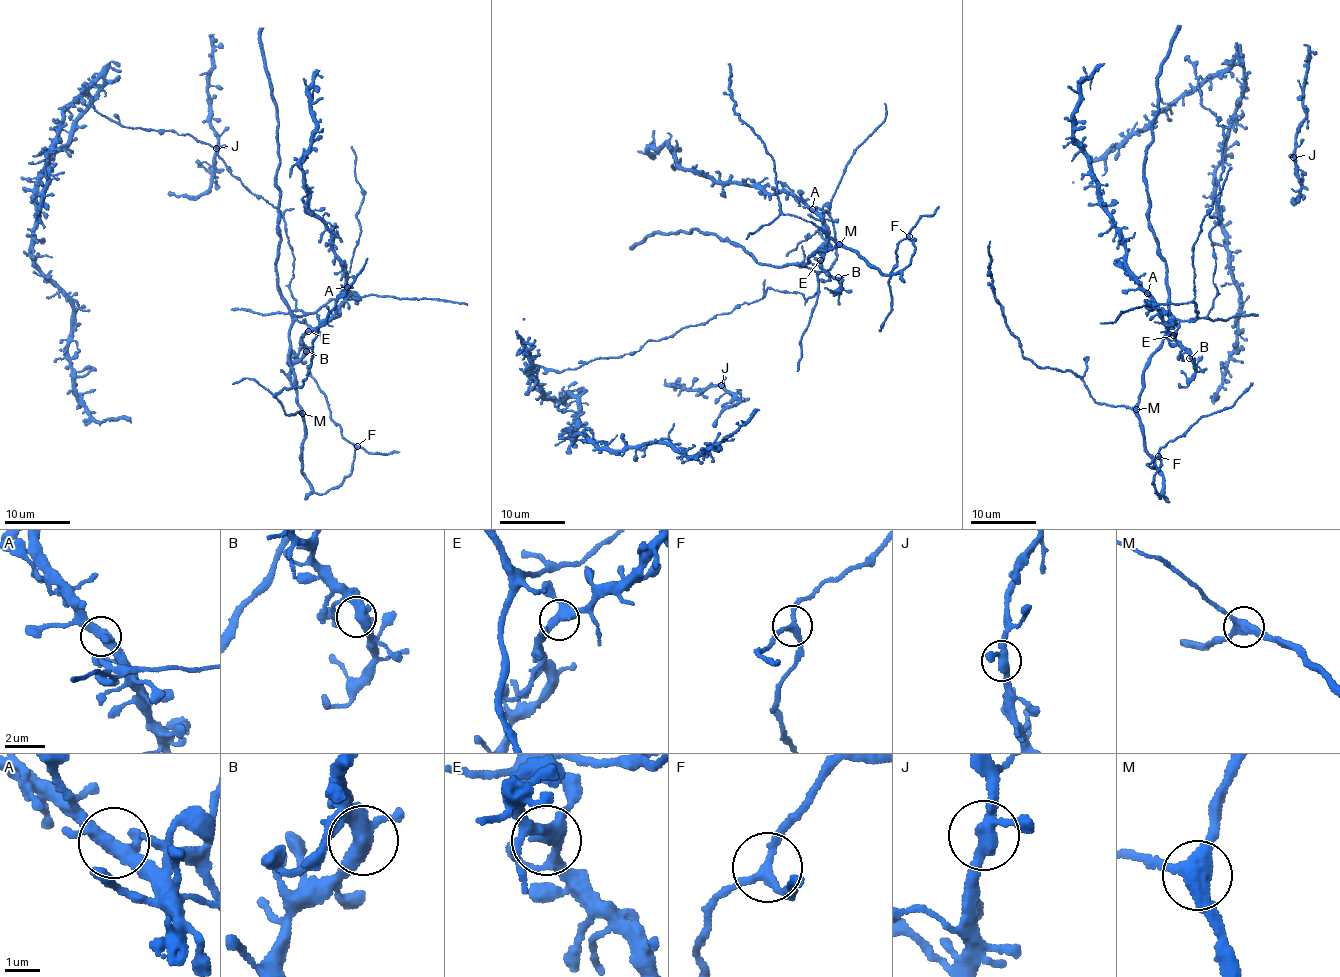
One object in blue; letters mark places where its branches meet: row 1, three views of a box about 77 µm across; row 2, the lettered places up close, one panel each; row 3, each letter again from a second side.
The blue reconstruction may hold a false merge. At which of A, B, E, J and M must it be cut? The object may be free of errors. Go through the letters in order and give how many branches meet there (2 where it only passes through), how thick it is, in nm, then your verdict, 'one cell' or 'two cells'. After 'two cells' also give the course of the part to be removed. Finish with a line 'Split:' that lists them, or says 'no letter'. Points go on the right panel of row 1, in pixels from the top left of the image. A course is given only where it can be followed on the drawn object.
A: 3 | 360 nm | one cell
B: 3 | 400 nm | one cell
E: 3 | 360 nm | one cell
J: 3 | 320 nm | one cell
M: 3 | 380 nm | one cell
Split: no letter

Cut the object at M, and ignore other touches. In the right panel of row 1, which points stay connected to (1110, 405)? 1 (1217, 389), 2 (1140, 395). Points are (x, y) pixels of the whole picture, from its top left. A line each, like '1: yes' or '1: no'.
1: no
2: no

